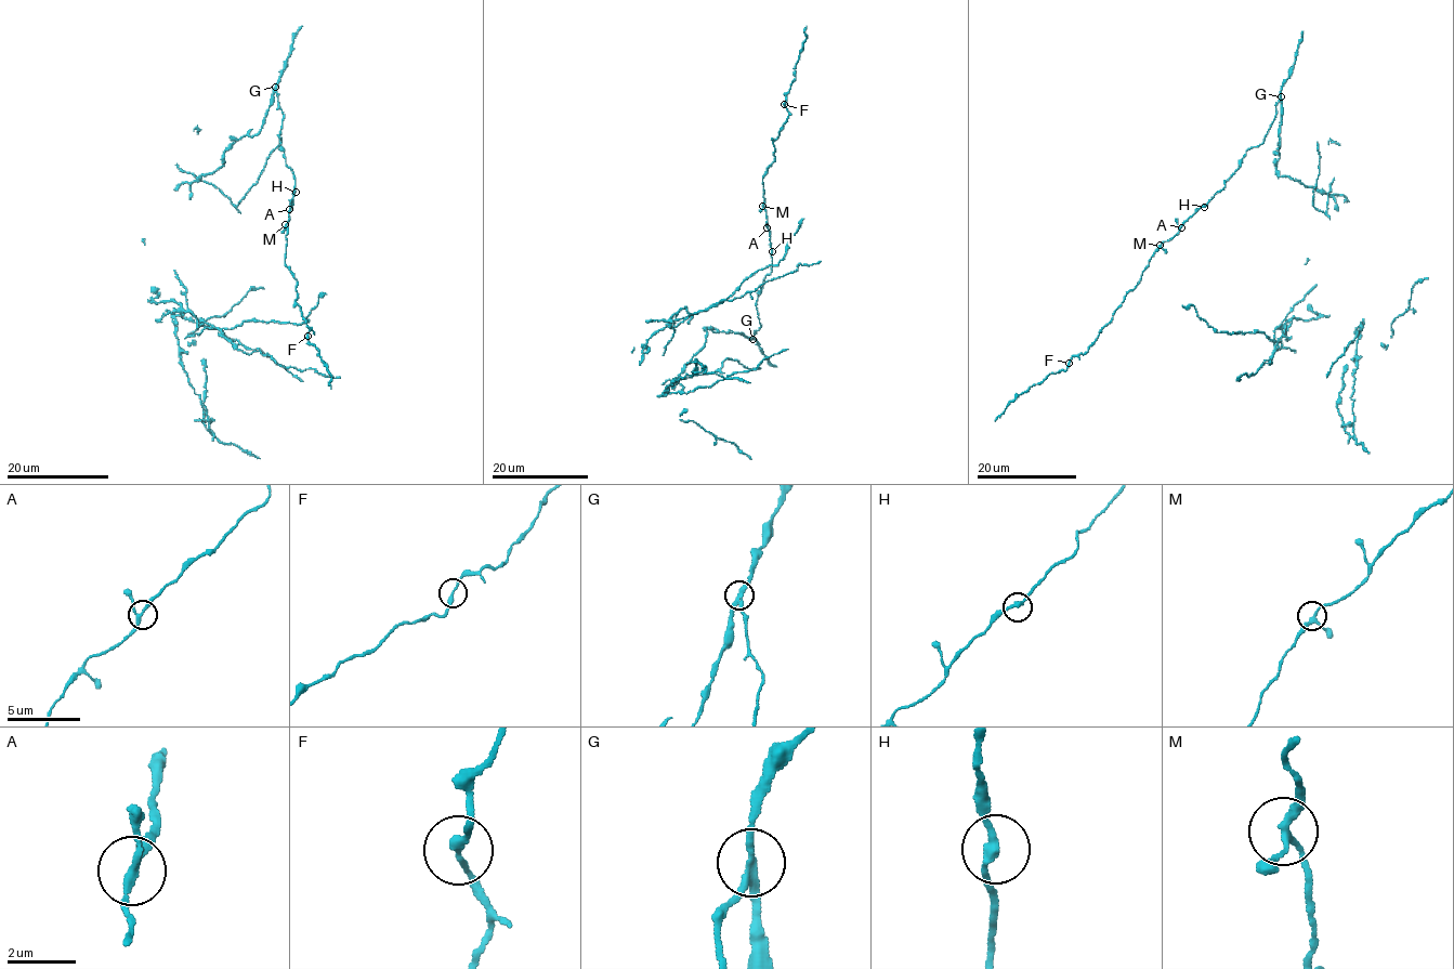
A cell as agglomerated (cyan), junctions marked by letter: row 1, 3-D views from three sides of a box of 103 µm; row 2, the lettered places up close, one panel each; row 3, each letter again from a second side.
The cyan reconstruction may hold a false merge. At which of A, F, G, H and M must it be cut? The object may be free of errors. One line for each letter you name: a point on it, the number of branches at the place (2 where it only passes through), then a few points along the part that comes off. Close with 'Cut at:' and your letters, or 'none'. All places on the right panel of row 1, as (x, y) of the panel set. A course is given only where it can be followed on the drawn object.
G: Place: (1281, 96). Branches: 3
Cut at: G

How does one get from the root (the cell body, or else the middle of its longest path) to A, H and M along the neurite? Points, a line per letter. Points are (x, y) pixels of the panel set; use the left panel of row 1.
A: (286, 258), (289, 209)
H: (286, 258), (286, 223), (296, 192)
M: (286, 258), (285, 224)

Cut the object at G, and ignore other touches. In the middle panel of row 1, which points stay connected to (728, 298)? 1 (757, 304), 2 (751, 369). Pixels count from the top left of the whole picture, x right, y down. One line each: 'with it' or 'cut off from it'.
1: cut off from it
2: with it

